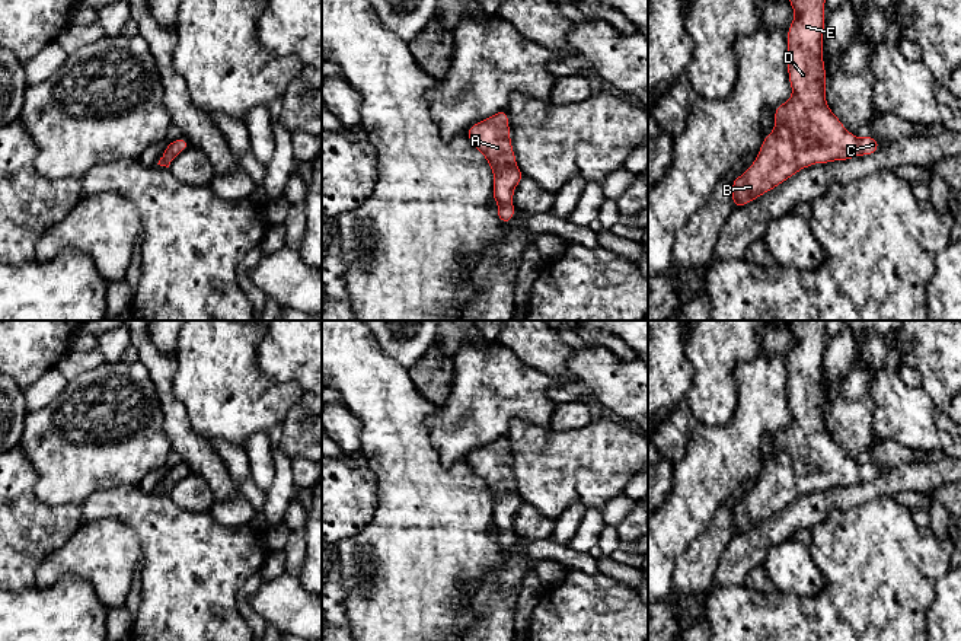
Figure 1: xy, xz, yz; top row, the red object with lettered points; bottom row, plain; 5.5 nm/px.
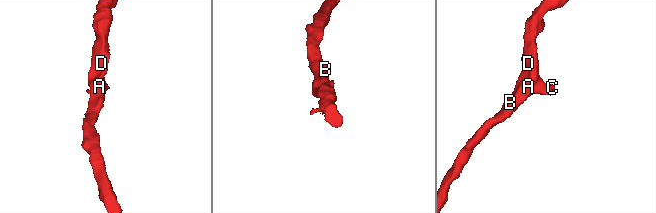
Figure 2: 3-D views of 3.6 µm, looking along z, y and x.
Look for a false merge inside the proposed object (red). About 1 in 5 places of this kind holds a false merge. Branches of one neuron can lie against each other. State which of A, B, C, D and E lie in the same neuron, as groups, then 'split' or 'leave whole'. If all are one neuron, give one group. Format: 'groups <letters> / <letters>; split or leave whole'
groups A B C D E; leave whole

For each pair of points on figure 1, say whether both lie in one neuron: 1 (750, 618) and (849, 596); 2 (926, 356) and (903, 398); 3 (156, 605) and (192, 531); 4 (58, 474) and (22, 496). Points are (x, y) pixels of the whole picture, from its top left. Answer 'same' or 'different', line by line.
1: same
2: different
3: same
4: different

